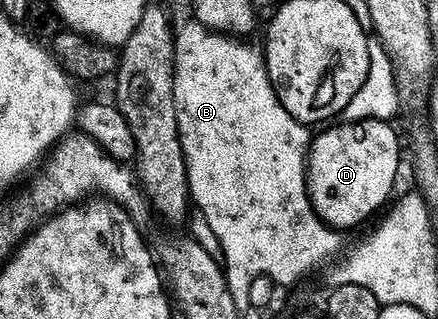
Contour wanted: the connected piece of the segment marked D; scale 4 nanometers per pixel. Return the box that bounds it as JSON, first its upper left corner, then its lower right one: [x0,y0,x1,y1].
[308,117,404,233]

